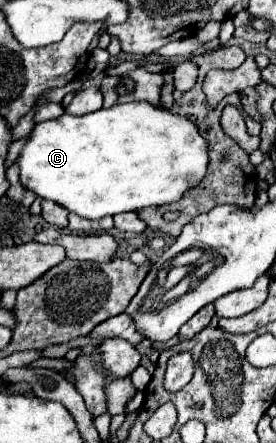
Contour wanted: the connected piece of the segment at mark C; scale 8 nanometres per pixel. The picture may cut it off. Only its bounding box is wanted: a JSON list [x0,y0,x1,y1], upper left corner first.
[17,102,207,220]

